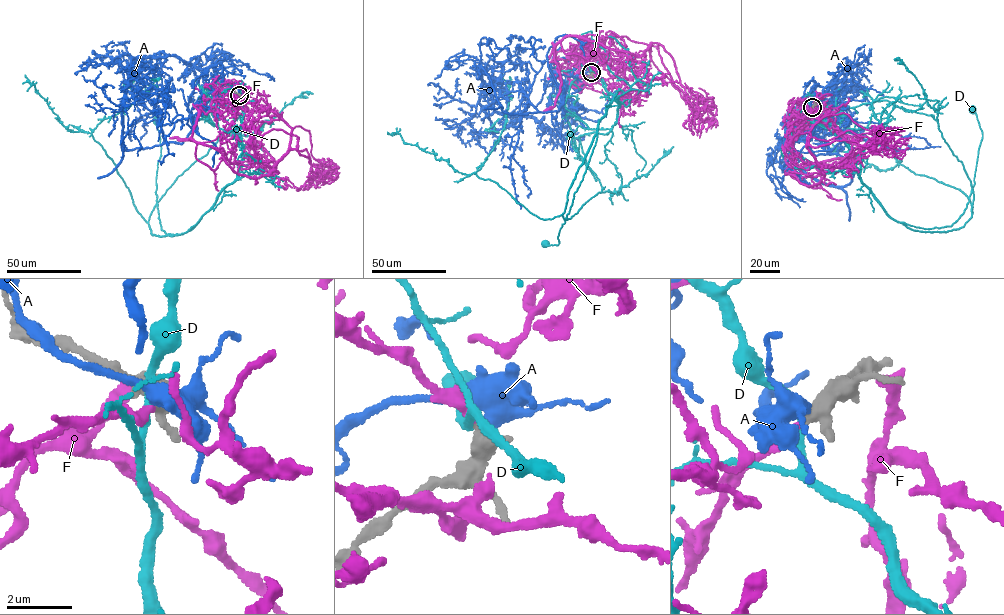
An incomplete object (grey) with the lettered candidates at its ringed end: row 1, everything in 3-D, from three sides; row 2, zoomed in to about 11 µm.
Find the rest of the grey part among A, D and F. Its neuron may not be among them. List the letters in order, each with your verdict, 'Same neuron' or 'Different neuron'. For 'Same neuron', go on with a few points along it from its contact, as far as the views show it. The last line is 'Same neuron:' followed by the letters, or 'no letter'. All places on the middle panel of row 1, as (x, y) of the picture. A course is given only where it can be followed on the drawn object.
A: Different neuron
D: Different neuron
F: Same neuron. Its course: (591, 72), (557, 59), (553, 42), (582, 37), (640, 56), (651, 43), (681, 97), (709, 106), (698, 88)
Same neuron: F

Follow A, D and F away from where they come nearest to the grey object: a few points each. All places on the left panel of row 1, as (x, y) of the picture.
A: (239, 94), (228, 87), (181, 143), (165, 142), (142, 79), (168, 95), (130, 141)
D: (239, 95), (243, 156), (238, 177), (182, 234), (161, 229), (156, 120)
F: (239, 95), (201, 108), (192, 139), (260, 177), (300, 126), (315, 159), (336, 164), (323, 174)

